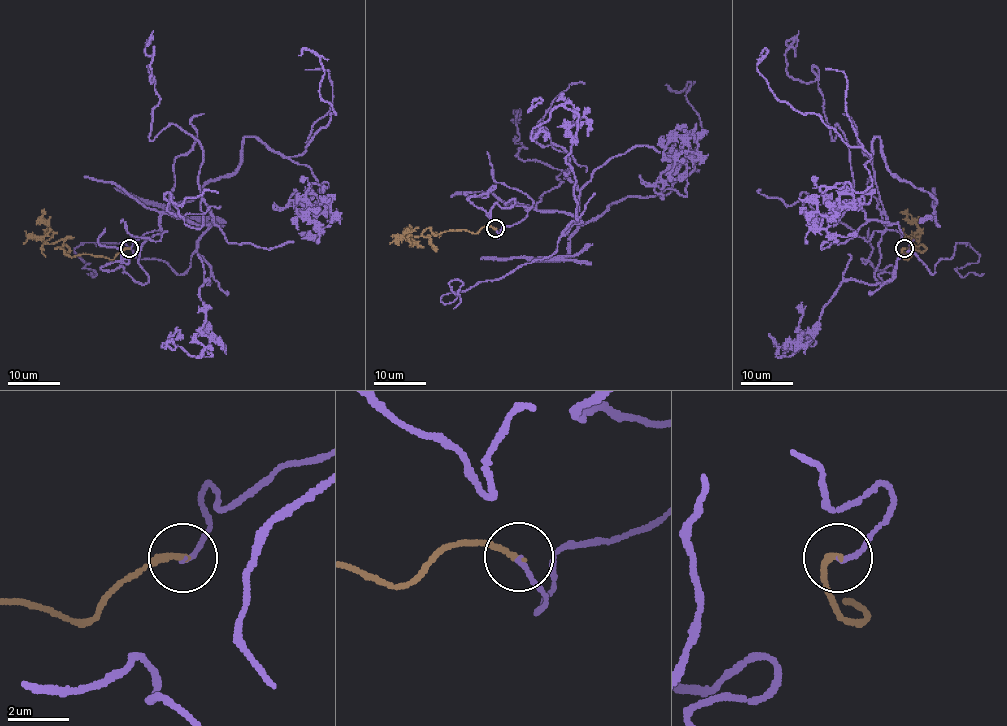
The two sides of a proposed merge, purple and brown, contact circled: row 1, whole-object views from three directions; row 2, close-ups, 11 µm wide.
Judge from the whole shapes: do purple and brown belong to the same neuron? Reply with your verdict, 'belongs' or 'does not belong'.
belongs

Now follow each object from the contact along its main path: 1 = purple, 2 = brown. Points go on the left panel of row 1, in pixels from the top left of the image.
1: (128, 249), (162, 215), (311, 238), (327, 182), (245, 137), (169, 206), (226, 223)
2: (128, 249), (110, 259), (68, 257), (55, 247), (62, 240), (41, 247), (48, 227), (43, 212)

